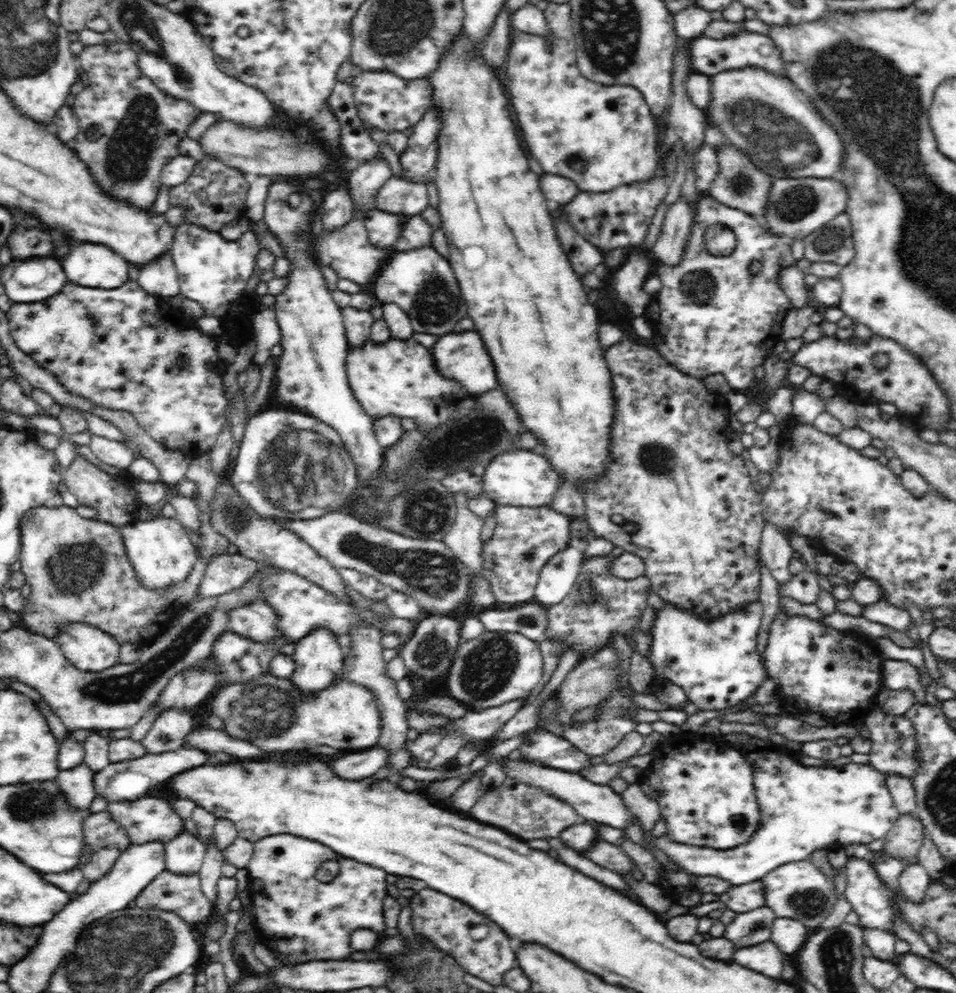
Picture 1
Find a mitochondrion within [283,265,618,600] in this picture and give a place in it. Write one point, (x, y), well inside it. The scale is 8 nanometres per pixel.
(465, 441)

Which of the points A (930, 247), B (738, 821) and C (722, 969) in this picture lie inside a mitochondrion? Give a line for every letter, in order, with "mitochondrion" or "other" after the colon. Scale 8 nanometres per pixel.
A: mitochondrion
B: mitochondrion
C: other

